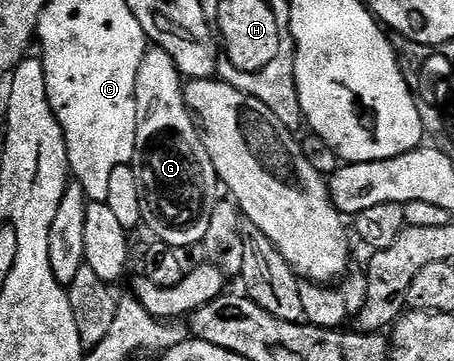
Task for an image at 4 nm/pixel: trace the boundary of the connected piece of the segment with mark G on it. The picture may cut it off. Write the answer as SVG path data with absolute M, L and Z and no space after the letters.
M152 46L145 53L145 57L141 61L141 69L137 71L137 85L135 86L135 100L137 101L137 145L135 146L135 176L139 182L139 192L141 193L141 213L143 214L143 223L145 227L155 234L154 238L160 243L168 243L169 246L176 249L184 249L183 247L191 247L202 244L205 232L209 230L209 217L213 217L213 209L221 201L221 184L219 174L213 169L213 161L209 161L209 153L203 144L203 136L200 128L197 126L196 120L191 114L191 110L187 108L187 102L183 96L185 80L180 75L177 65L173 61L173 57L169 57L169 53L165 53L165 49Z

